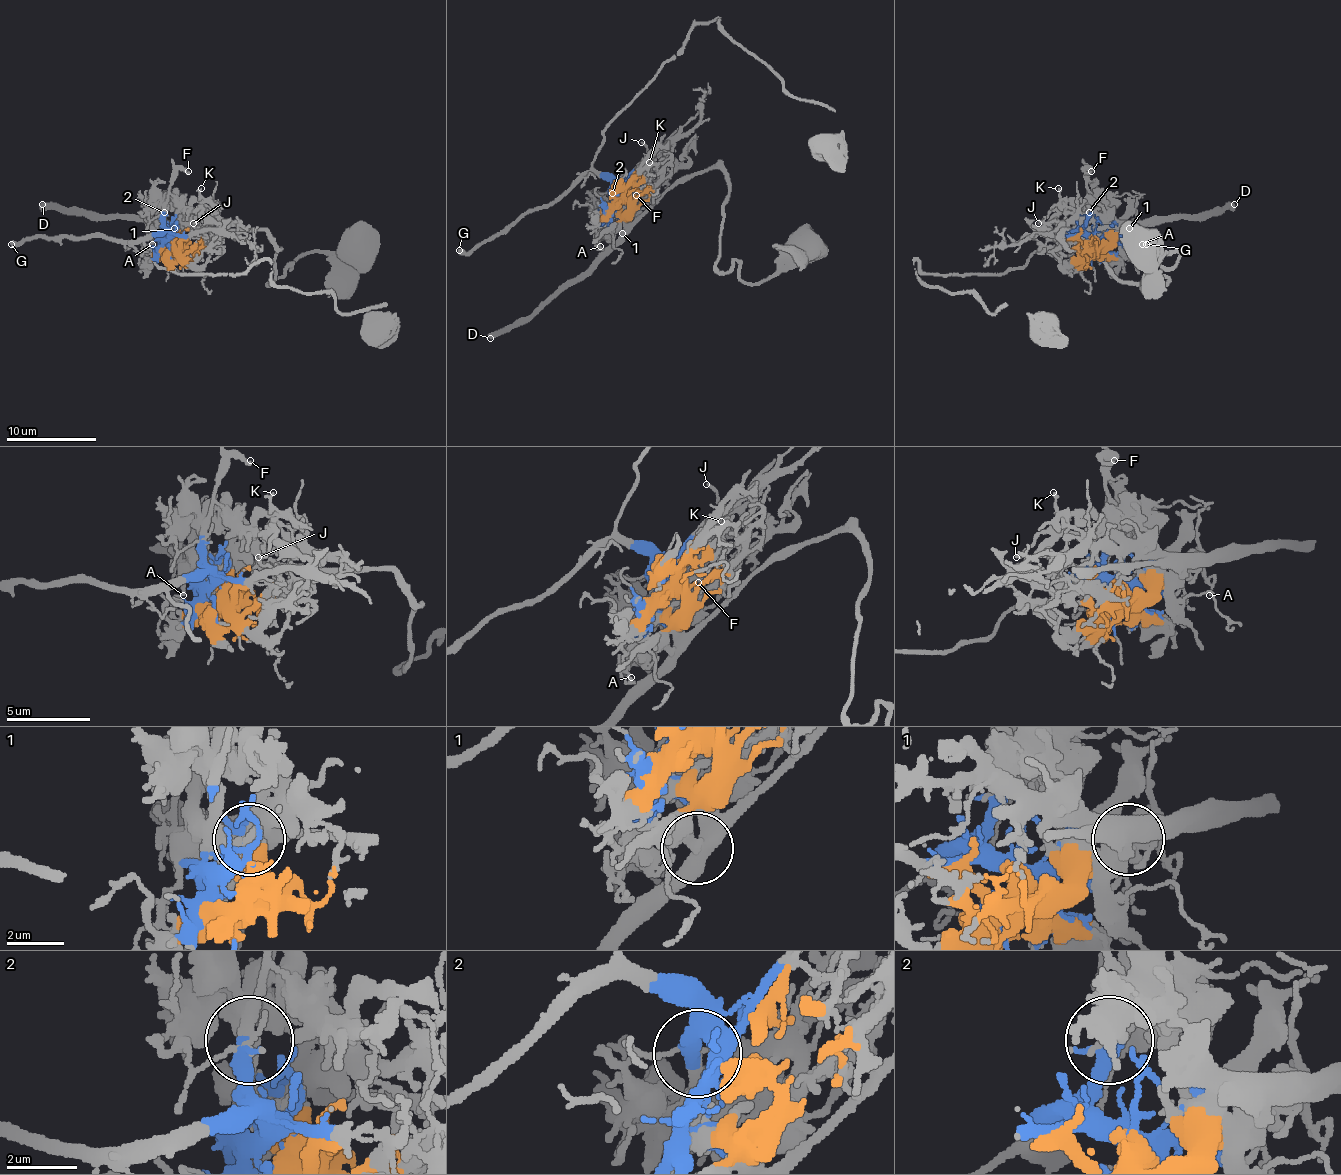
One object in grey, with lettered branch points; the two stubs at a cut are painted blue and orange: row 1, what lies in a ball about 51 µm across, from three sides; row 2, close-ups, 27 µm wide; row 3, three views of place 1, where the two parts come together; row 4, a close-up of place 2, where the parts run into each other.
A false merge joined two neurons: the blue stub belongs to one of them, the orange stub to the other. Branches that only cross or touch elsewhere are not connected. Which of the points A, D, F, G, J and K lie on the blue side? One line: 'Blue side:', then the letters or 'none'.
Blue side: A, F, G

